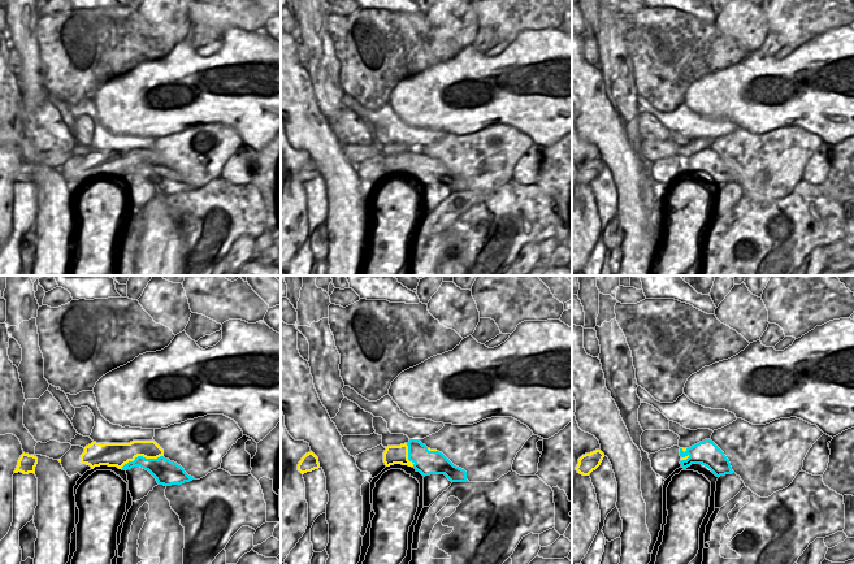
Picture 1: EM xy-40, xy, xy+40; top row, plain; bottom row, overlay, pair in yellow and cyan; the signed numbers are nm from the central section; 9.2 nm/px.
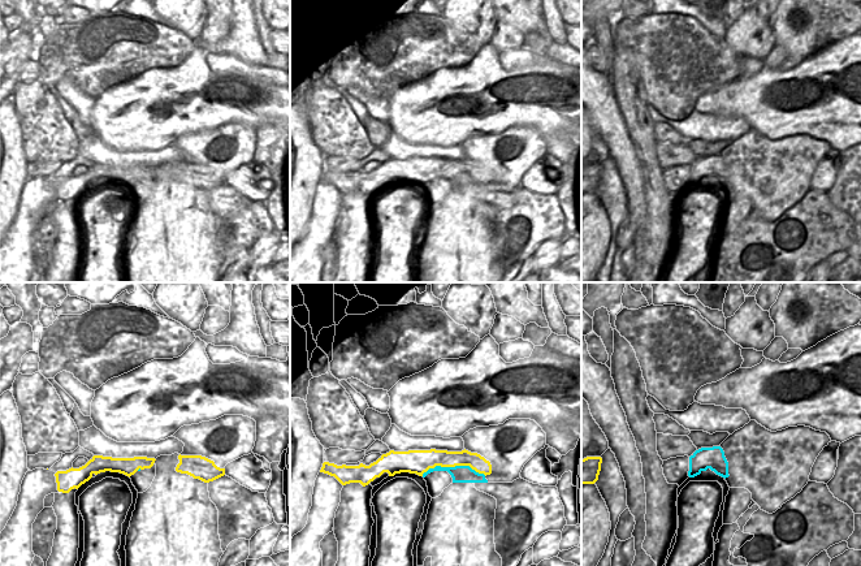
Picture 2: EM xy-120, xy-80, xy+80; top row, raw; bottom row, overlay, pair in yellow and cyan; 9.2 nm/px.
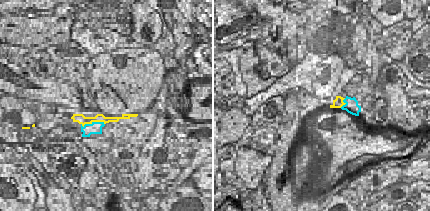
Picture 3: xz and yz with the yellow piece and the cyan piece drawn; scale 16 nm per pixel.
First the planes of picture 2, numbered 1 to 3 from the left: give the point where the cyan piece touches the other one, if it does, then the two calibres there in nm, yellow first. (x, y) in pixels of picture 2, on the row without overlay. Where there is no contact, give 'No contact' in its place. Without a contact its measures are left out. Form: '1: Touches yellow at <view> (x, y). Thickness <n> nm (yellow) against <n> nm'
1: Touches yellow at xy-120 (138, 177). Thickness 170 nm (yellow) against 20 nm
2: Touches yellow at xy-80 (454, 175). Thickness 170 nm (yellow) against 170 nm
3: No contact

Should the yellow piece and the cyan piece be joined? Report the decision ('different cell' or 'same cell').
different cell

